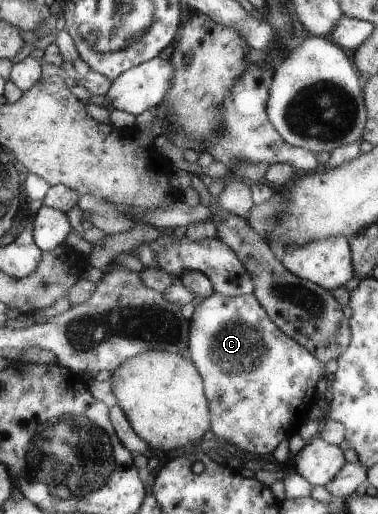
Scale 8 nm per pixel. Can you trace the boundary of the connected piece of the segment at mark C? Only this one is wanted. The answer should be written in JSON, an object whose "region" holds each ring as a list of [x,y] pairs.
{"region":[[[214,292],[206,300],[195,303],[195,312],[189,323],[190,333],[188,334],[187,347],[190,351],[190,360],[195,363],[195,366],[200,366],[200,374],[204,374],[204,382],[208,382],[208,398],[212,398],[212,440],[217,443],[223,442],[227,446],[234,444],[238,448],[238,452],[250,452],[250,454],[256,454],[256,456],[271,458],[276,446],[279,446],[280,442],[288,441],[290,436],[294,436],[298,432],[298,428],[305,424],[302,420],[309,420],[308,414],[310,414],[310,408],[312,408],[312,402],[314,402],[314,396],[316,396],[316,384],[322,376],[324,378],[328,376],[326,374],[326,362],[318,360],[304,346],[300,346],[298,340],[292,340],[290,336],[281,332],[270,320],[266,310],[260,306],[260,302],[256,300],[256,296],[253,294],[227,297]]]}

